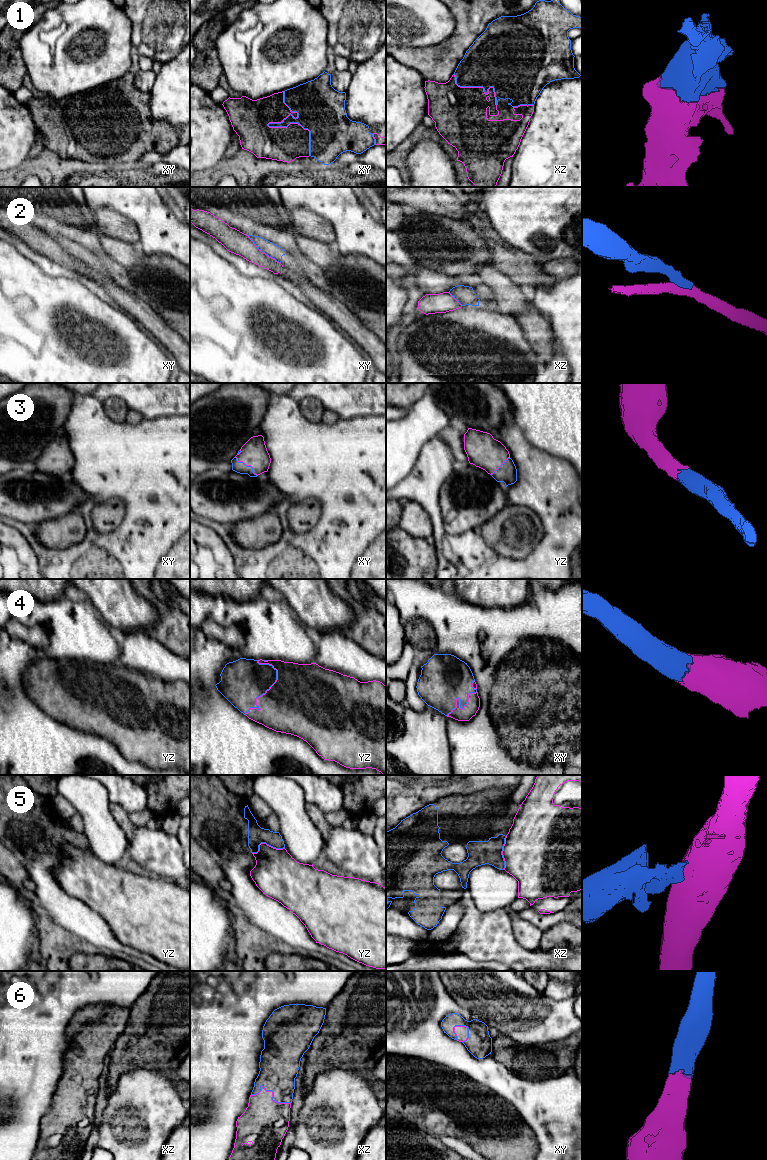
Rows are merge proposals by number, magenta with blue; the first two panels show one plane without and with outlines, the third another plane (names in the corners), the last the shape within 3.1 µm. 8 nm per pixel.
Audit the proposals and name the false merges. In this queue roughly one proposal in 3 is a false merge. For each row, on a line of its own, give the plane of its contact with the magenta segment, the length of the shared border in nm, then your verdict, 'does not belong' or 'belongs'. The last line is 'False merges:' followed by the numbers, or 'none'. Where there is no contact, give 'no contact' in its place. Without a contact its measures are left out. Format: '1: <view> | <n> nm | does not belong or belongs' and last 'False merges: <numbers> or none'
1: xy | 550 nm | belongs
2: xy | 360 nm | does not belong
3: xy | 240 nm | belongs
4: yz | 460 nm | belongs
5: yz | 260 nm | does not belong
6: xz | 320 nm | belongs
False merges: 2, 5

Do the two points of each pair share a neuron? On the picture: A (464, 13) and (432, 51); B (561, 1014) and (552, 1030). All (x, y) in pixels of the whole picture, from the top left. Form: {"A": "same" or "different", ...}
{"A": "same", "B": "same"}

